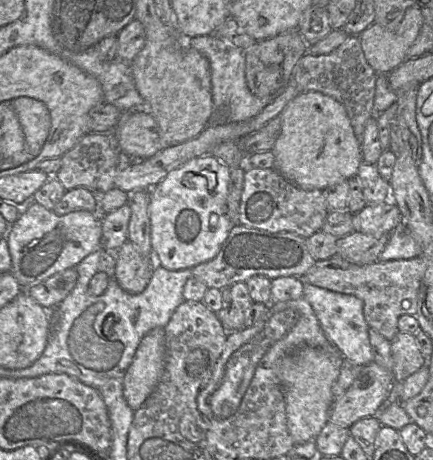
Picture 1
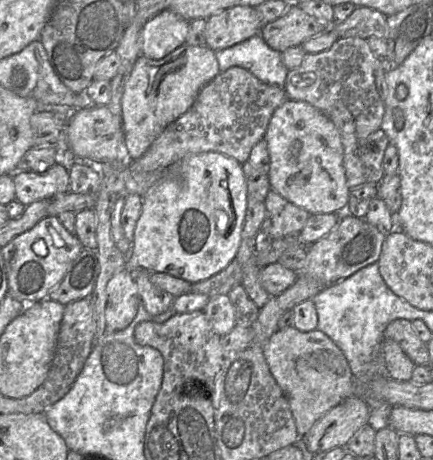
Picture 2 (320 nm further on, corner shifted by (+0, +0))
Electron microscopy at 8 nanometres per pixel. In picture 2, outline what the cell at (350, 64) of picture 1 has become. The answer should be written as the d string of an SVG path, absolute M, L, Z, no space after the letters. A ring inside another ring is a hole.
M339 38L325 51L306 54L301 65L289 70L286 77L285 91L289 99L308 102L324 113L337 127L344 148L343 165L347 185L351 190L367 183L361 160L361 147L370 134L381 129L385 113L384 102L377 91L375 80L376 70L381 62L382 59L373 54L365 39Z

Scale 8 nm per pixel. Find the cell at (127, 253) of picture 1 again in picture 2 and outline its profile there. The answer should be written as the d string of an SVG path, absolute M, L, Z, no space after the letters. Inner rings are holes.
M124 267L107 284L106 331L126 328L135 318L141 298L134 275Z

